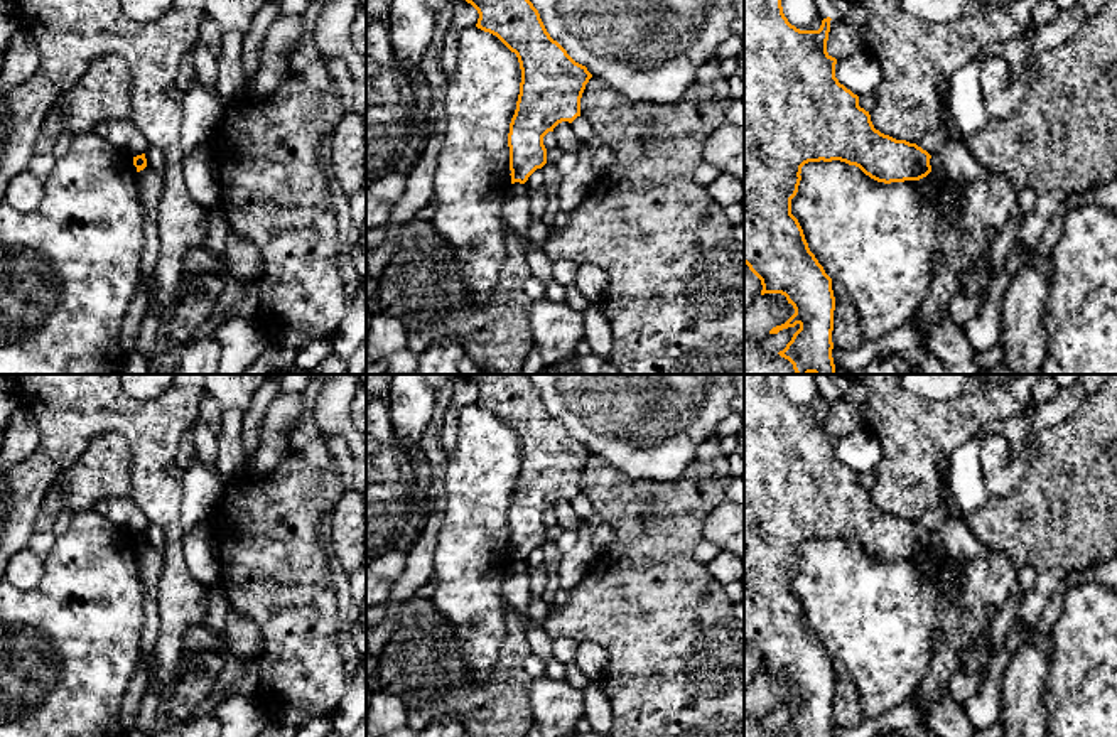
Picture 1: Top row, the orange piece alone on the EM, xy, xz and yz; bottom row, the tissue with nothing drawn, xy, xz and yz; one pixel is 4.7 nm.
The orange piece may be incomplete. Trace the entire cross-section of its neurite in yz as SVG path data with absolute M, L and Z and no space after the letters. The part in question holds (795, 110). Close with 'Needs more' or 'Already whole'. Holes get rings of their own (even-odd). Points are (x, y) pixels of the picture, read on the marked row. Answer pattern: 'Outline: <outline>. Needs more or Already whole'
Outline: M744 0L744 263L761 280L761 295L781 293L795 309L795 314L769 334L800 325L786 347L778 352L793 364L796 374L835 374L832 278L810 251L803 229L791 214L801 167L808 162L840 160L884 184L920 180L931 172L931 155L926 150L876 130L869 111L859 106L859 96L835 78L837 59L827 52L830 20L823 19L818 30L800 30L785 17L781 0Z. Already whole

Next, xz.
Outline: M466 0L478 13L476 27L496 35L516 54L521 83L516 110L510 123L510 170L511 184L525 184L528 177L547 164L543 137L562 123L580 116L580 98L592 78L585 66L575 62L567 51L550 37L538 10L530 0Z. Already whole

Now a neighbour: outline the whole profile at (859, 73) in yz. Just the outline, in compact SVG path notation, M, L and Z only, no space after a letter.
M866 49L837 59L835 78L857 96L874 96L882 81L877 61Z

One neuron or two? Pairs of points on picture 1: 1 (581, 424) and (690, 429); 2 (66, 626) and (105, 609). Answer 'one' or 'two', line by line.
1: one
2: one

